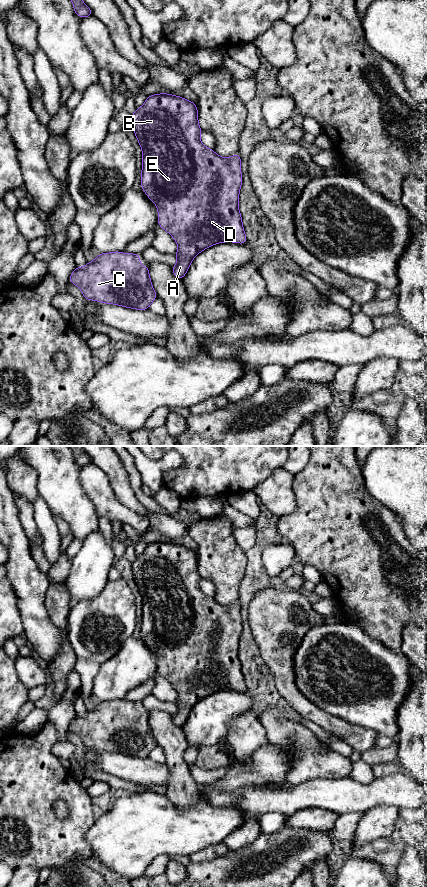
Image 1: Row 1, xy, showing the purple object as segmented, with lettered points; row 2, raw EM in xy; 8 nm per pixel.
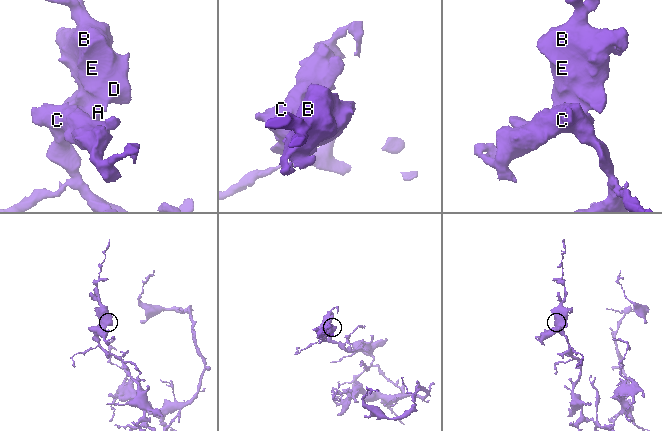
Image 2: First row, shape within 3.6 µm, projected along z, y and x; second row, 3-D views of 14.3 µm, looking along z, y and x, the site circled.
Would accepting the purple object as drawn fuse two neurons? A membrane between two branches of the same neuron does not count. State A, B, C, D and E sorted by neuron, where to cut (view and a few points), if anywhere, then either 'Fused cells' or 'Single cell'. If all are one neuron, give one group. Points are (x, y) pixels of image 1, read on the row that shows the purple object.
Groups: A B C D E. No split. Single cell

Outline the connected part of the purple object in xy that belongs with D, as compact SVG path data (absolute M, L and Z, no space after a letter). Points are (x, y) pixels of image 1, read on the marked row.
M167 93L151 95L146 97L142 107L135 110L131 120L142 148L141 187L158 207L159 227L166 230L179 245L175 253L177 264L172 266L173 275L182 280L194 257L214 244L246 244L242 217L238 209L239 190L242 185L240 154L229 158L220 157L213 149L208 149L201 143L202 129L198 124L196 103Z

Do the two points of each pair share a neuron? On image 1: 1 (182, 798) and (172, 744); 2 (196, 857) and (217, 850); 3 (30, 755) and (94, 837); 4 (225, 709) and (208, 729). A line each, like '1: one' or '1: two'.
1: one
2: one
3: two
4: one

